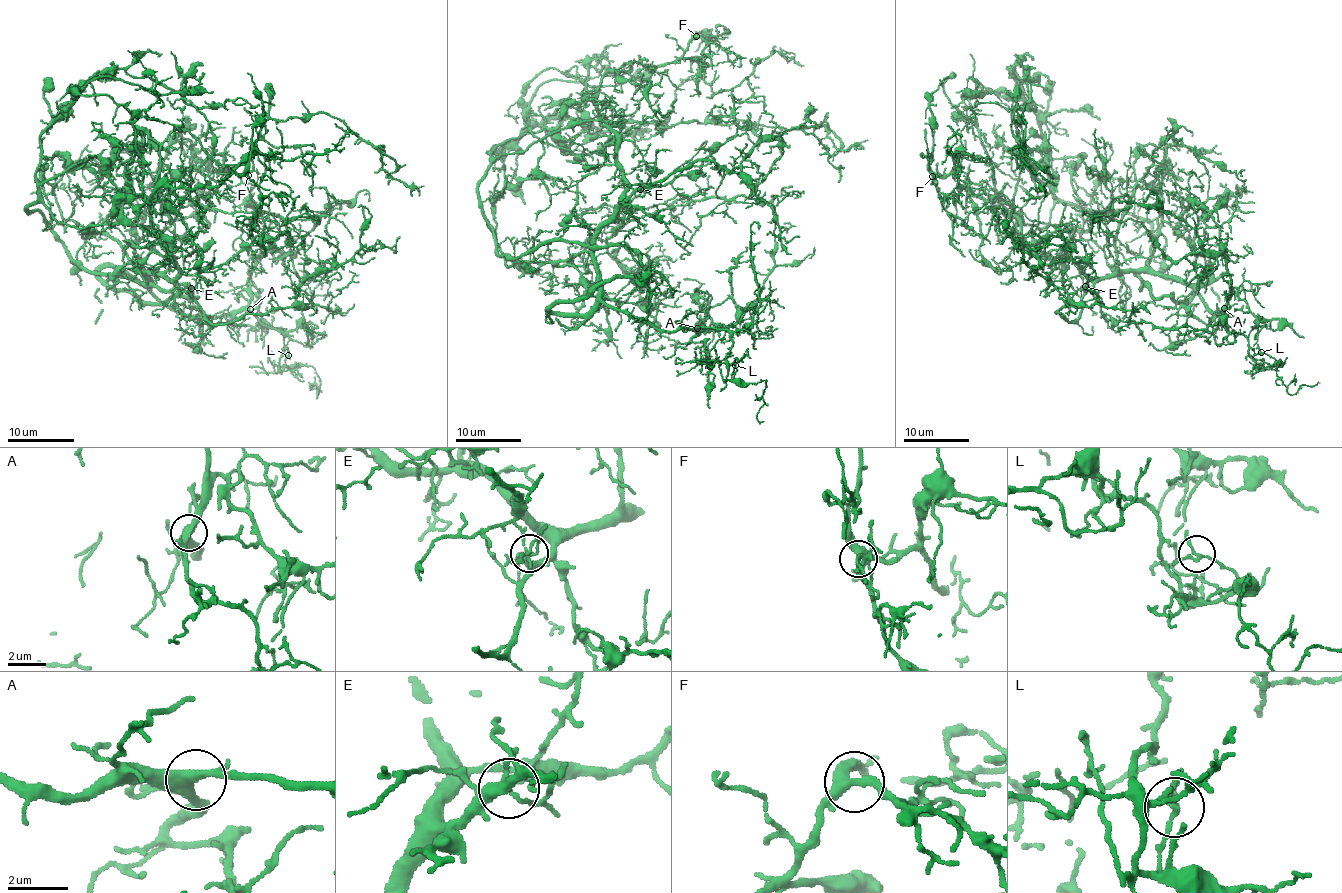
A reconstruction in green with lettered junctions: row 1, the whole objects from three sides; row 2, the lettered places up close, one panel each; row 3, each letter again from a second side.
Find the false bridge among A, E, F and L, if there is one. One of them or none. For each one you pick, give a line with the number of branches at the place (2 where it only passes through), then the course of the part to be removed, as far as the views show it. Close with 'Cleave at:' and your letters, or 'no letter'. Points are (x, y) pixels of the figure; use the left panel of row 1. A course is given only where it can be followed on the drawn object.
L: 3 branches meet; foreign part runs (288, 354), (263, 344), (225, 174), (208, 170), (166, 202), (233, 197), (220, 154), (131, 246), (231, 329)
Cleave at: L

